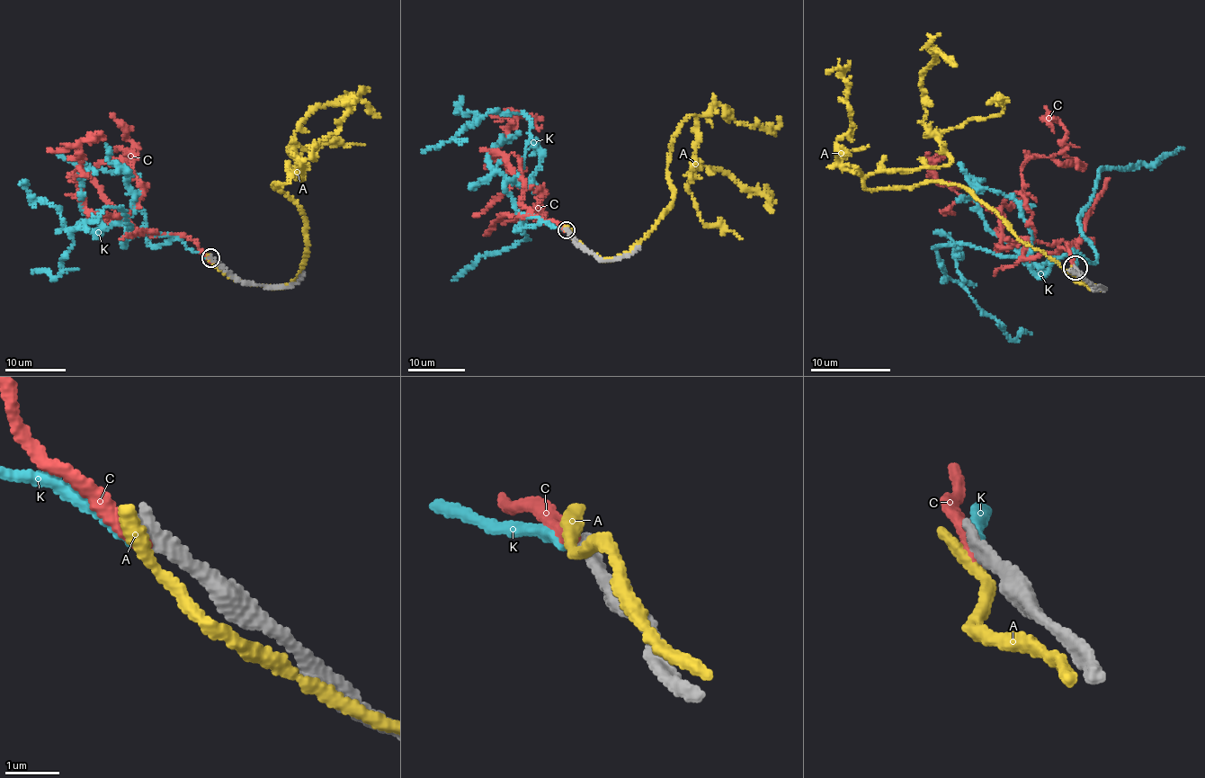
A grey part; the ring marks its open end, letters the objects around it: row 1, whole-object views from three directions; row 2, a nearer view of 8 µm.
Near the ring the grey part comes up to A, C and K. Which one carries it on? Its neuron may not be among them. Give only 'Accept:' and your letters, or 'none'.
Accept: none

